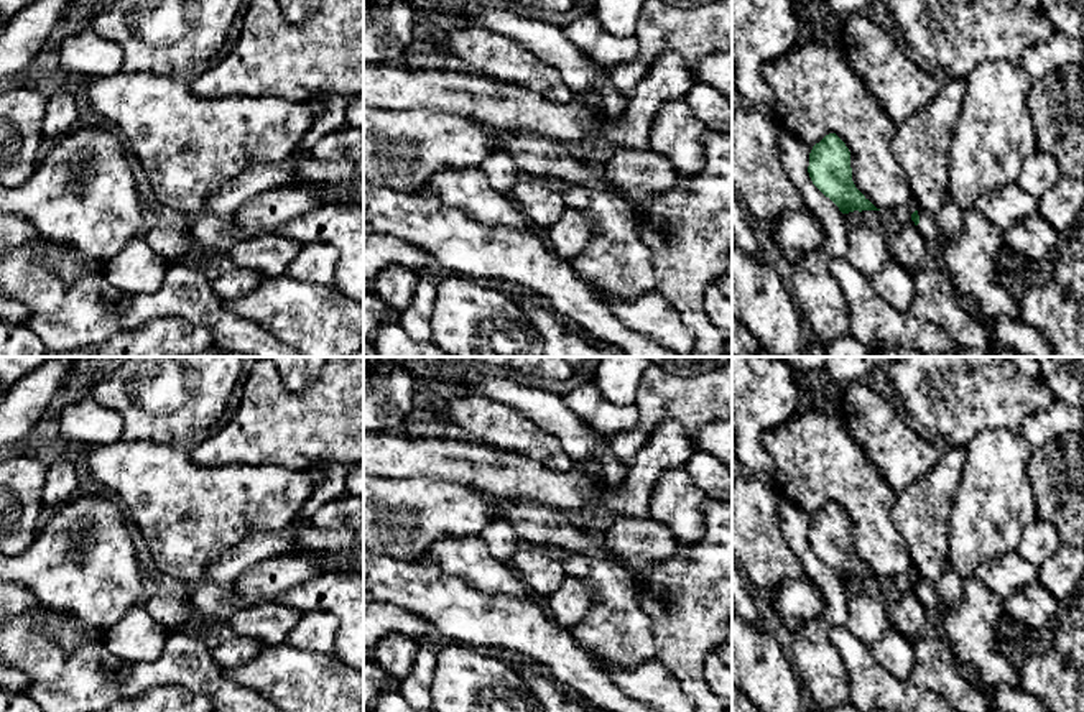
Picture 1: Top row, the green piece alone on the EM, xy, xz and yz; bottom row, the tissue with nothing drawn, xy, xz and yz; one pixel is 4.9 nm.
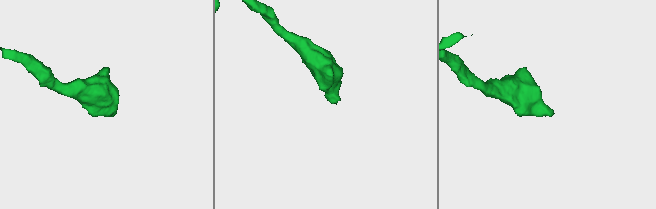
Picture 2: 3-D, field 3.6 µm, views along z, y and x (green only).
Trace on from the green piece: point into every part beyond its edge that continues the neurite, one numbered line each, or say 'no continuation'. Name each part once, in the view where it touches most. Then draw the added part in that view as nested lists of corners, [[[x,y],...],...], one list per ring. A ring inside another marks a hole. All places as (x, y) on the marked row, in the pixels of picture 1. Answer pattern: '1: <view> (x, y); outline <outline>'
1: yz (928, 227); outline [[[918,209],[918,215],[920,215],[920,224],[916,227],[918,227],[920,233],[924,238],[936,240],[943,248],[946,248],[944,233],[943,233],[941,227],[938,225],[934,214]]]

